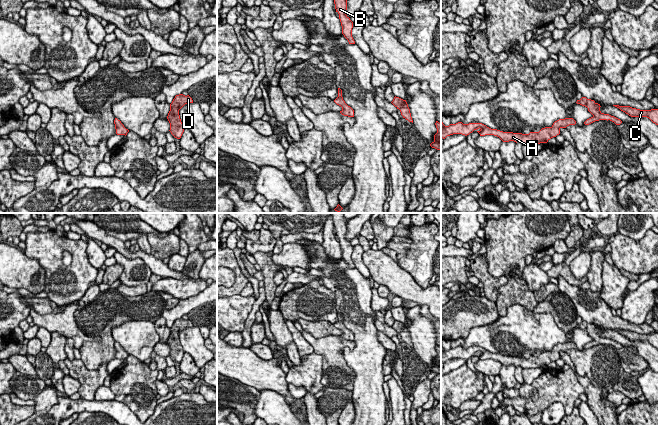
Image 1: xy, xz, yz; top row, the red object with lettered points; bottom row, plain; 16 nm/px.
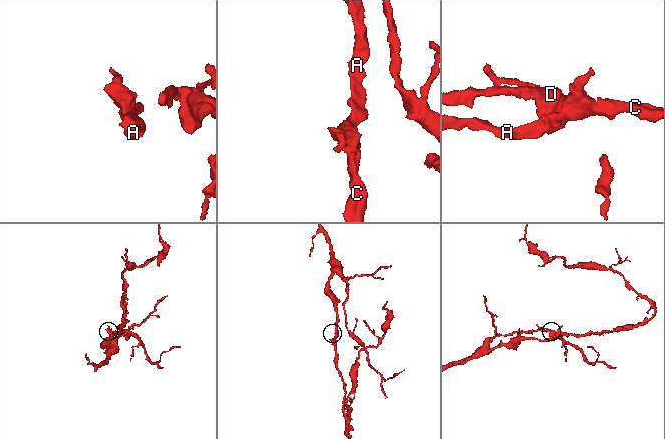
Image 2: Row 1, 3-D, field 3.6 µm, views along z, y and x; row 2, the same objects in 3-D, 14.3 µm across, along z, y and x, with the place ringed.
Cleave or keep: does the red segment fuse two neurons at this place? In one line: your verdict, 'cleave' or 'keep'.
keep

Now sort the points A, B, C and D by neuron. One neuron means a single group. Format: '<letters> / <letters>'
A B C D

